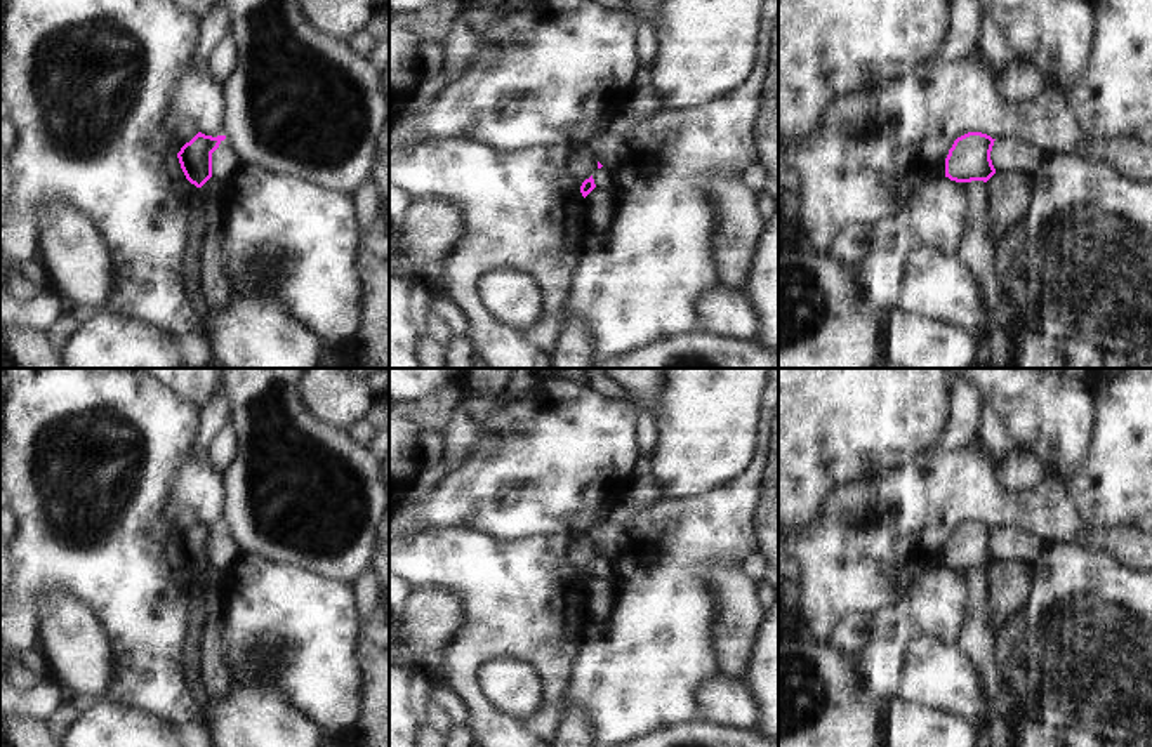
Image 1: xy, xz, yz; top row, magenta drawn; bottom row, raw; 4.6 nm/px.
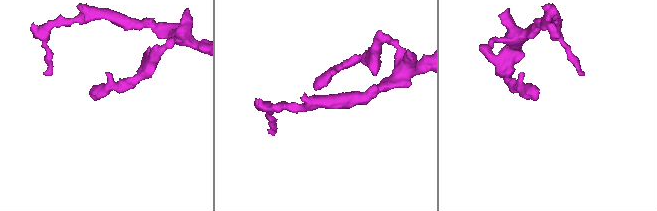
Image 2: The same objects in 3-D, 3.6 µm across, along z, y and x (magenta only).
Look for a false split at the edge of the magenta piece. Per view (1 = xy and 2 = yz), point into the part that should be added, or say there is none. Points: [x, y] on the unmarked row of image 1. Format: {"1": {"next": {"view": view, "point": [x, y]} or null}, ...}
{"1": {"next": null}, "2": {"next": null}}

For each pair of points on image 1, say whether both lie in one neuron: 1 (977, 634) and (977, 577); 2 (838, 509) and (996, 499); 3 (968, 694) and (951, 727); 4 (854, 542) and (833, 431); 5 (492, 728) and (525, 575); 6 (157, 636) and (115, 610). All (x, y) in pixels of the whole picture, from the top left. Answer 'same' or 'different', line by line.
1: same
2: same
3: different
4: different
5: same
6: same

